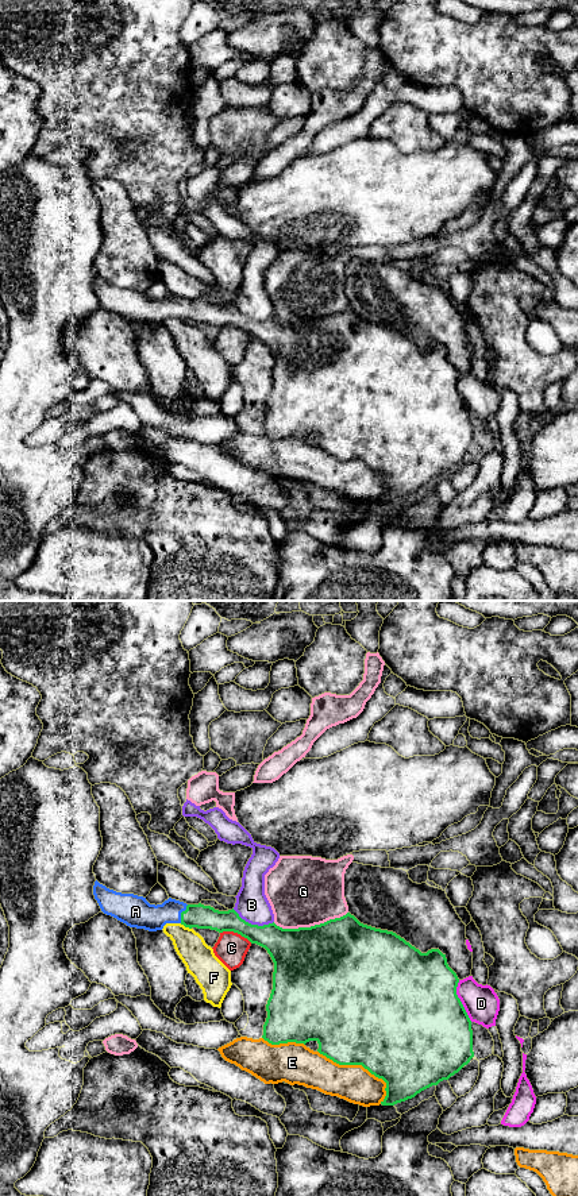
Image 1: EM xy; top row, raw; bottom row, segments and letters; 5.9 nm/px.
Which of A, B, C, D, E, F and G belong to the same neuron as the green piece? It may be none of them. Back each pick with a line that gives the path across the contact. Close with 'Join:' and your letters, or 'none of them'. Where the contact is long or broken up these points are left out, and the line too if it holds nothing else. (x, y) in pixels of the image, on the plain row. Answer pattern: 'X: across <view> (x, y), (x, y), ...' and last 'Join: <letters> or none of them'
A: across xy (196, 311), (181, 309), (139, 308)
Join: A

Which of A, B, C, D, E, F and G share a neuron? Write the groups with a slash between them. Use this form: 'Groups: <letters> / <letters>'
Groups: A / B / C / D / E / F / G

